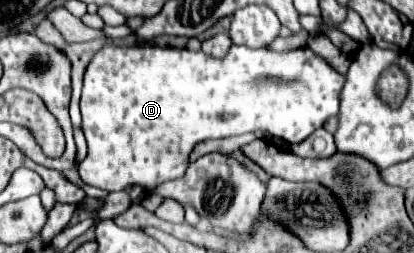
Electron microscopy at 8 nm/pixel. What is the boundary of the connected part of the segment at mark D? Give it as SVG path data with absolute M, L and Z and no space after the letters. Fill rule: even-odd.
M149 44L137 48L105 46L87 66L83 80L81 130L87 138L89 154L79 164L79 174L87 184L109 192L125 190L127 184L139 184L151 190L161 182L181 178L189 166L189 152L193 146L209 138L229 138L261 130L291 144L303 142L331 116L337 116L343 84L345 76L331 70L311 48L271 52L267 48L253 50L233 44L227 56L217 60L203 54L203 50L193 52L189 48L161 48ZM263 74L277 74L279 78L287 78L287 82L255 84L255 78Z

